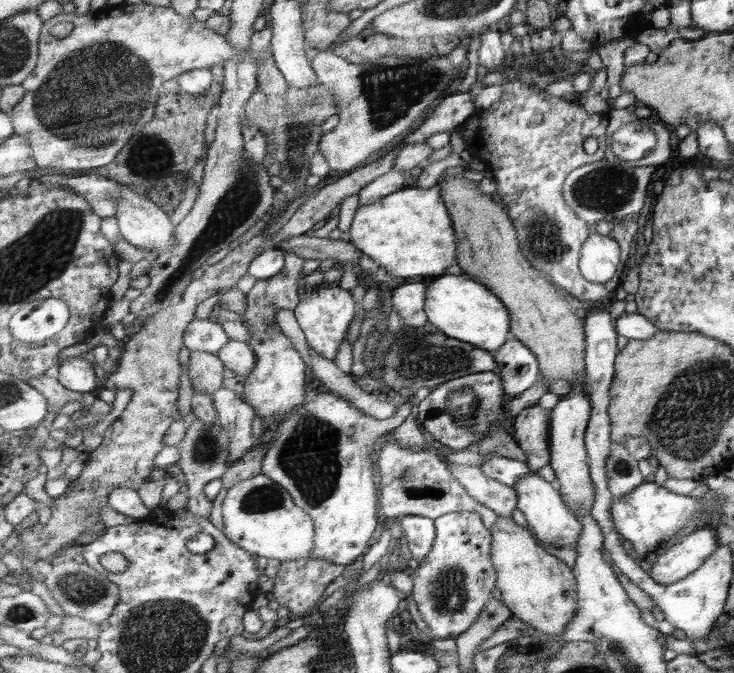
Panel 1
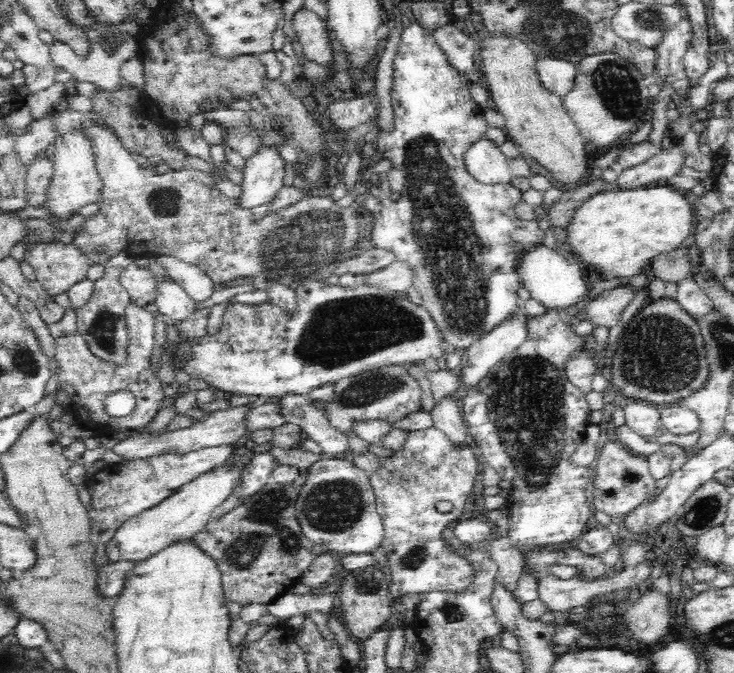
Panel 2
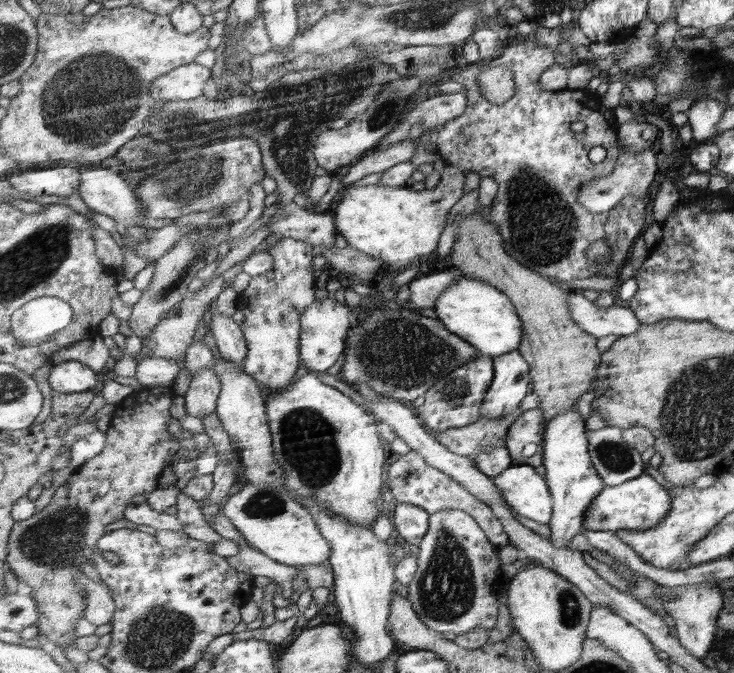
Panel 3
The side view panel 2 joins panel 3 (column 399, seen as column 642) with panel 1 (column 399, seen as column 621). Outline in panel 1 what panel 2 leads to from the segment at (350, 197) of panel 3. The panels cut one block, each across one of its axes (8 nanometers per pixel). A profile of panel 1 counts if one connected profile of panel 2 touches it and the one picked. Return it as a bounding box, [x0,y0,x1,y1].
[350,185,457,281]

